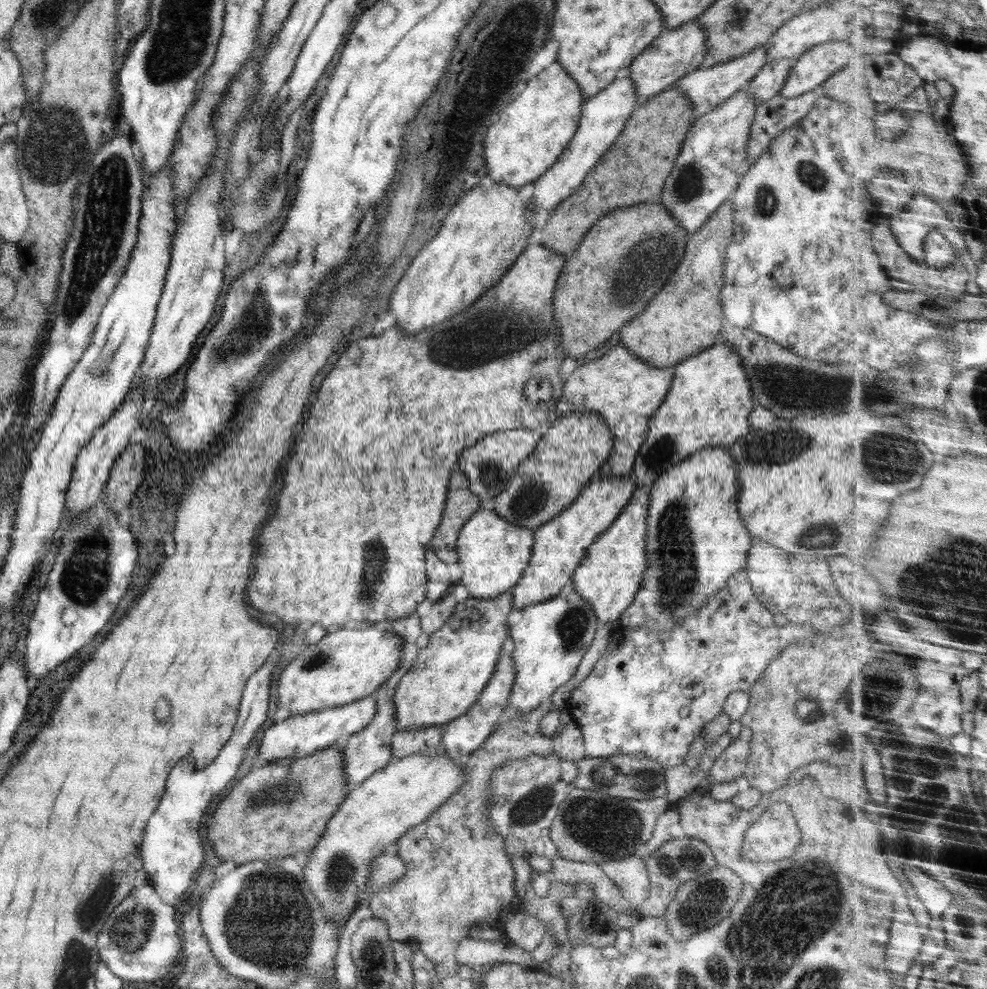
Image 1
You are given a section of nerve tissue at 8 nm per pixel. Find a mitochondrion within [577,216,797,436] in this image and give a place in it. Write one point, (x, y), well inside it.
(657, 247)

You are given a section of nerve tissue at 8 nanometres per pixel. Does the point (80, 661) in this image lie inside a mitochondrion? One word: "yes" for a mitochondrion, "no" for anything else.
no

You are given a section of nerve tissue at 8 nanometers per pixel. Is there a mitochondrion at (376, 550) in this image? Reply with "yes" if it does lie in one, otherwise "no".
yes

